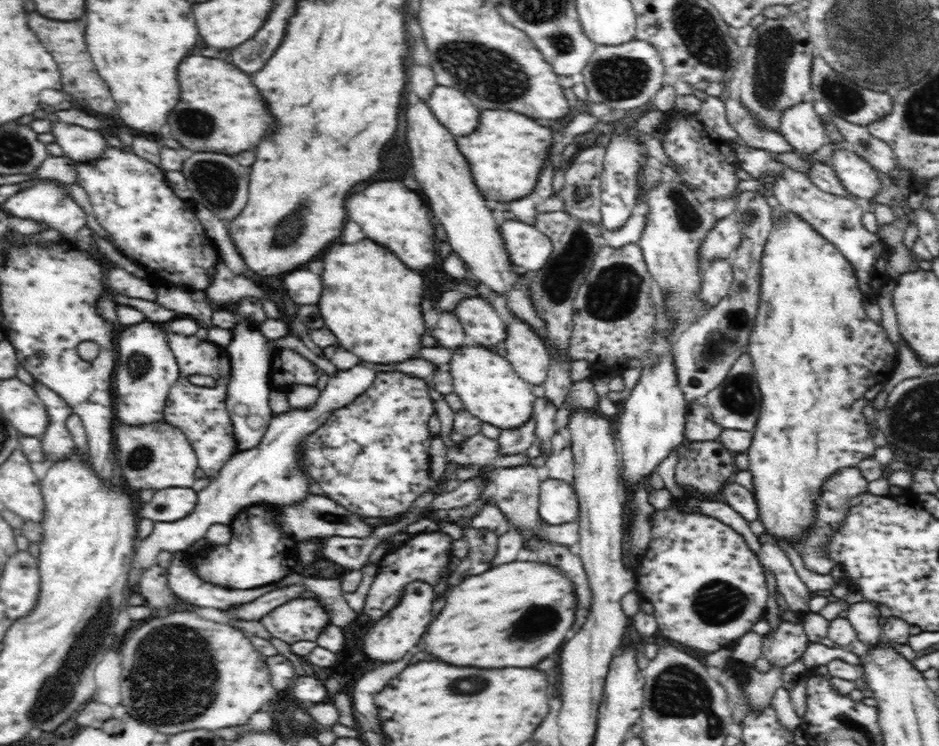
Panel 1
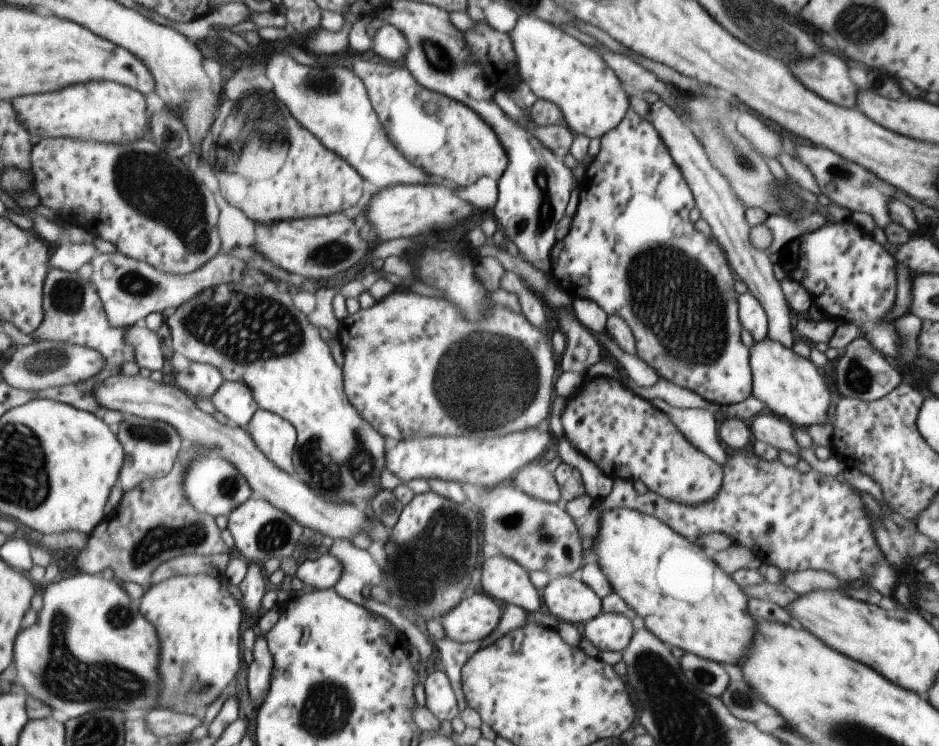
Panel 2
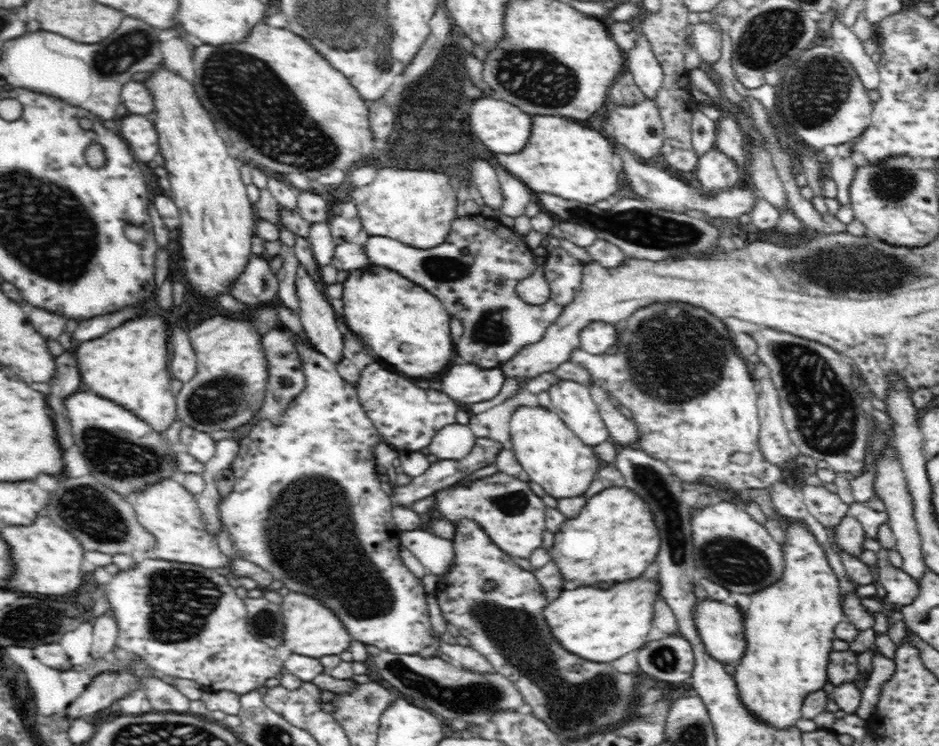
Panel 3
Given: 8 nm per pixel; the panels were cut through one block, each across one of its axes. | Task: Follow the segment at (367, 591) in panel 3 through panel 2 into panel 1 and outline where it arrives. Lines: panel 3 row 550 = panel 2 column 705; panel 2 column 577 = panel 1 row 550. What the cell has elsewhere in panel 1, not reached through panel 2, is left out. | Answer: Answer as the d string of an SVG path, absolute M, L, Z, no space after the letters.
M257 502L240 508L230 522L231 535L224 544L206 543L201 551L186 551L185 560L189 562L189 569L200 578L208 578L208 582L216 582L216 586L228 586L228 590L250 590L271 582L280 581L286 574L294 571L298 566L299 552L294 537L284 534L280 513L275 505Z

